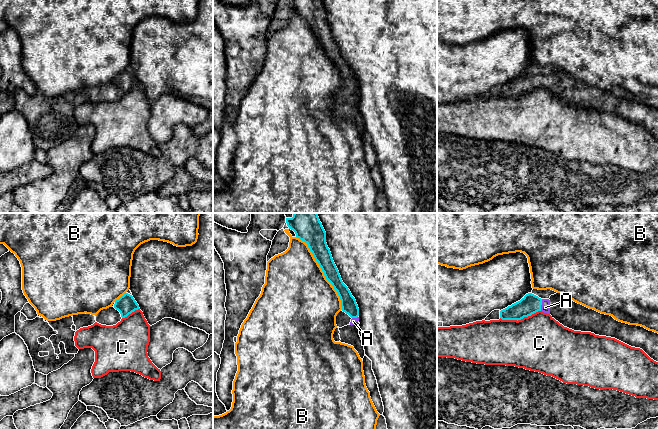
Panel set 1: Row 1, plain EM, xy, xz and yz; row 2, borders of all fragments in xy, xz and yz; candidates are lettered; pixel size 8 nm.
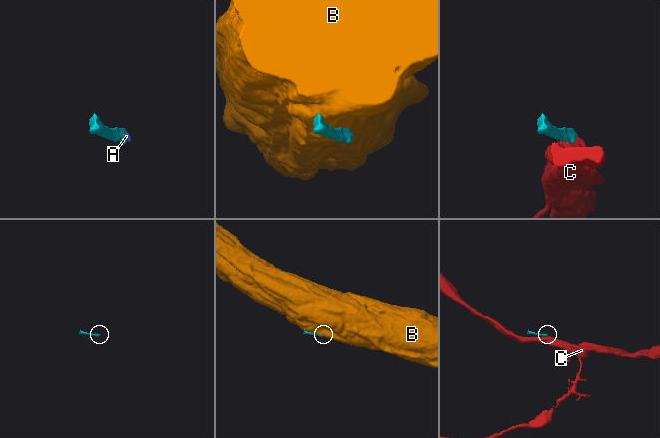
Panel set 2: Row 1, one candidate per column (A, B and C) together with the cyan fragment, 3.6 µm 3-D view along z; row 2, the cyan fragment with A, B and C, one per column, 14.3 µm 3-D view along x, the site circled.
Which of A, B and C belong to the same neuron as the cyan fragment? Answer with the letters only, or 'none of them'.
A

